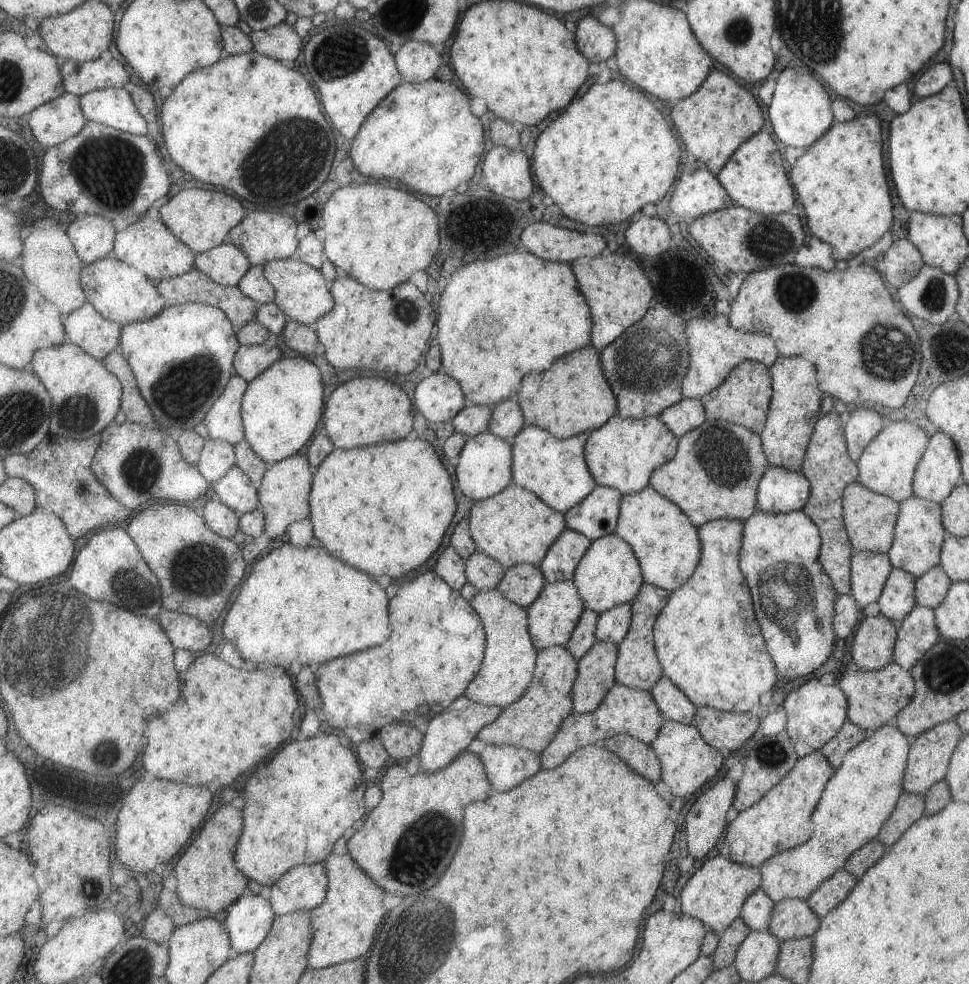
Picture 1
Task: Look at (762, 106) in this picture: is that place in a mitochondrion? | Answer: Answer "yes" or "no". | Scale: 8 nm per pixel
no

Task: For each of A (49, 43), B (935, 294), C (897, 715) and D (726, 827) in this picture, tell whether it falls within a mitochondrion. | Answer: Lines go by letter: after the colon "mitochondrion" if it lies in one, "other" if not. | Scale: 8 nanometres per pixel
A: other
B: mitochondrion
C: other
D: other

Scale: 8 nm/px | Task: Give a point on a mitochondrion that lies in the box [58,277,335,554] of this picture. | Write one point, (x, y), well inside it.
(187, 386)

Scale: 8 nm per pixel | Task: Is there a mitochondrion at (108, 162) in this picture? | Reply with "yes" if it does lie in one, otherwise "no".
yes

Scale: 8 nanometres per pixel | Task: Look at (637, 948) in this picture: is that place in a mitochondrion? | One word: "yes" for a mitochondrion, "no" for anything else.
no

